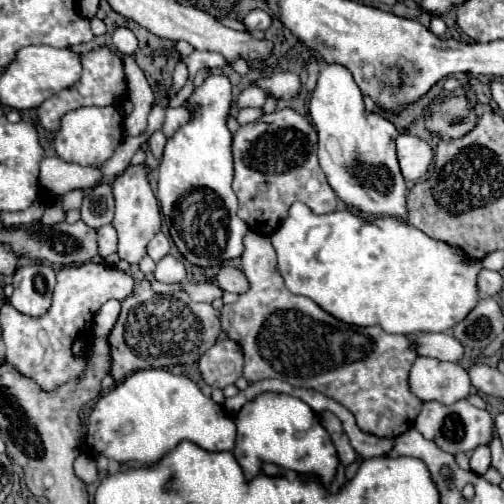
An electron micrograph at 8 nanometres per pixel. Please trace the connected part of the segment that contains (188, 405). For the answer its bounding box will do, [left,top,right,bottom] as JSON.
[85,368,235,466]

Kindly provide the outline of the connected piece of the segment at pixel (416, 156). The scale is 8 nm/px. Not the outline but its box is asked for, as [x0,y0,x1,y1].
[397,134,435,182]

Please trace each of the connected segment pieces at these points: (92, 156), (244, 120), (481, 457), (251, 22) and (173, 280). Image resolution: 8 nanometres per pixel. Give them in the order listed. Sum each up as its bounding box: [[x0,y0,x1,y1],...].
[[53,106,123,166],[237,108,263,124],[471,446,491,474],[243,10,271,30],[155,256,185,284]]

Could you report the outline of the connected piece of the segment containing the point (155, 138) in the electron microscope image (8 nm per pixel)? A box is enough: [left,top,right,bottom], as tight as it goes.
[147,132,165,160]

